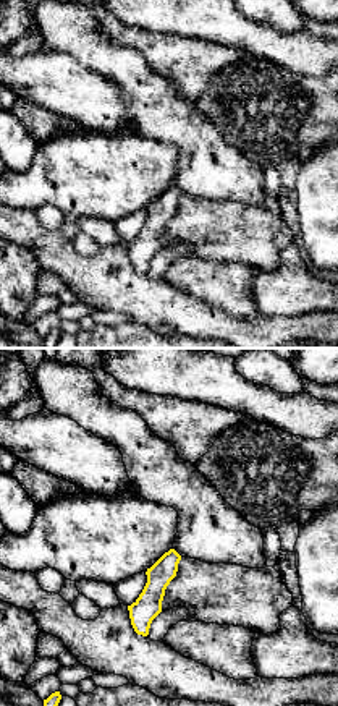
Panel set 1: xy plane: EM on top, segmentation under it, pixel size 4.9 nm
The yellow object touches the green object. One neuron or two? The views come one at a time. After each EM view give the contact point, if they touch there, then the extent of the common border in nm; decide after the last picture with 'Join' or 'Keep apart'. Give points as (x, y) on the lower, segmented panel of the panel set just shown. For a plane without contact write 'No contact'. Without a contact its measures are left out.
No contact

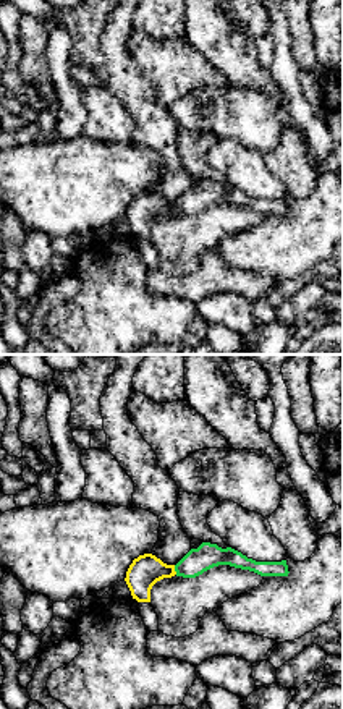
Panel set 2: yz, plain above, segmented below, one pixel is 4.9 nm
Touches yellow at (173, 570). Shared border 50 nm

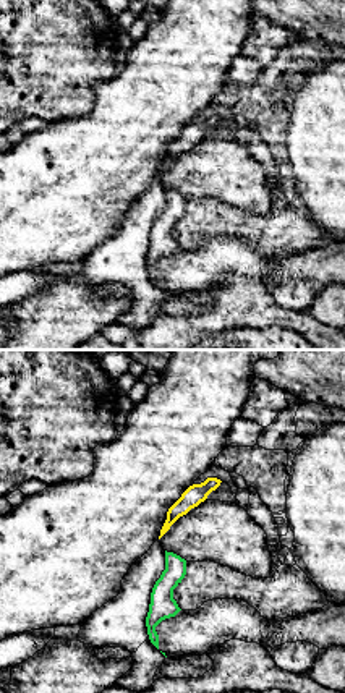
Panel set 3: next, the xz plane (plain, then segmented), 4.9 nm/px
No contact

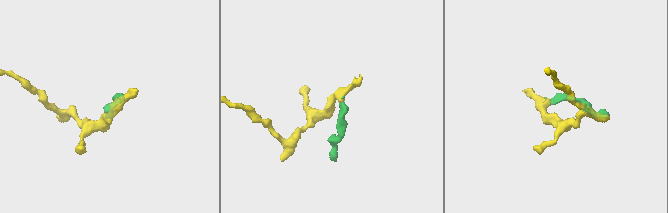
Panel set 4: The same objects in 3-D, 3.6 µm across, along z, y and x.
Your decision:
Join

